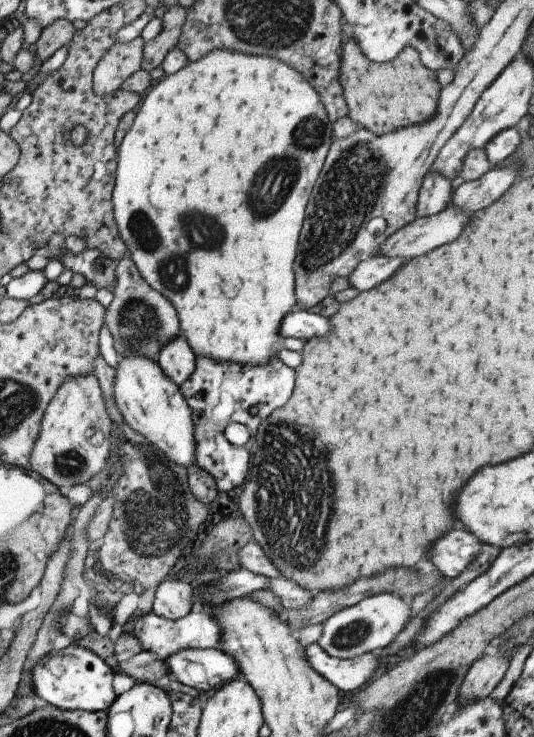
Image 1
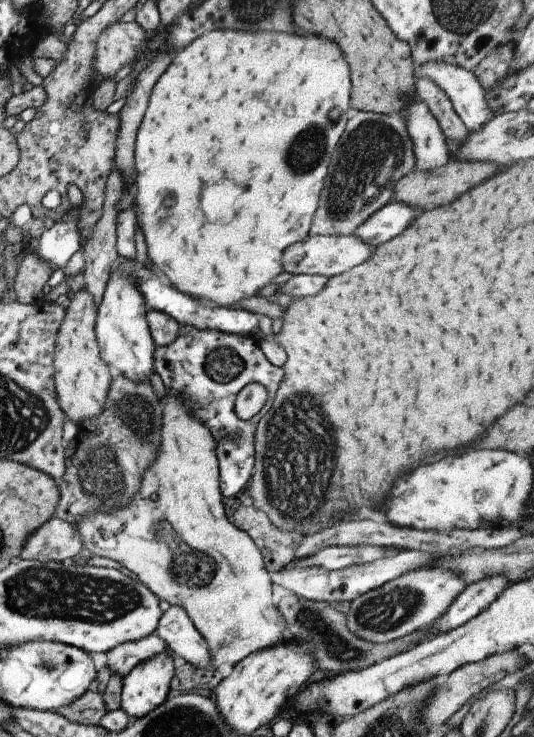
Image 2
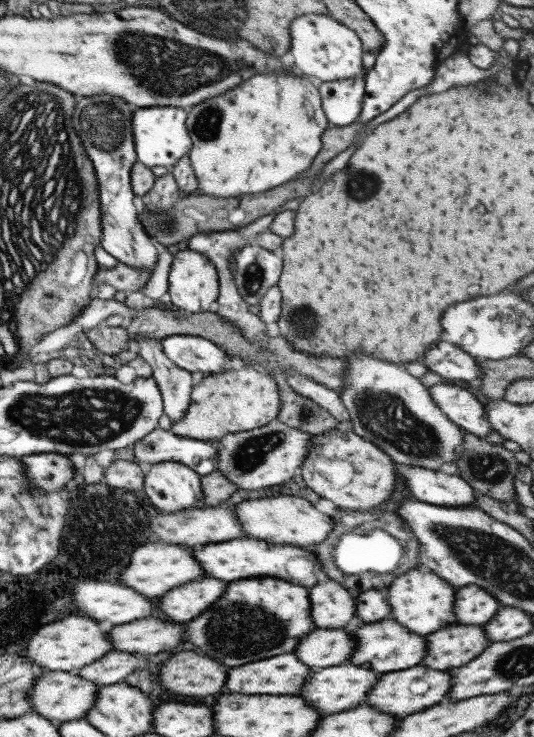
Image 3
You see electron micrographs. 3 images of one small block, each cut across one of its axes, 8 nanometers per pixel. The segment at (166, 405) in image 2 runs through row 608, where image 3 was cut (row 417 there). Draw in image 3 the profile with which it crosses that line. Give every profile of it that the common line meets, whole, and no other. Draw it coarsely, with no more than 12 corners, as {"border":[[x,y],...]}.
{"border":[[253,365],[200,375],[179,437],[215,442],[274,421],[275,378]]}

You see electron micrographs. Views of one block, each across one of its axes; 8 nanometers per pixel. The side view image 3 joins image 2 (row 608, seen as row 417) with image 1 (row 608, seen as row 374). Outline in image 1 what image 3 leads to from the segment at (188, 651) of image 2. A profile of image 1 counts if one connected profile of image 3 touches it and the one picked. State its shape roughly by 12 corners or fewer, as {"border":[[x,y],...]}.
{"border":[[164,580],[151,609],[170,620],[194,609],[188,580]]}

